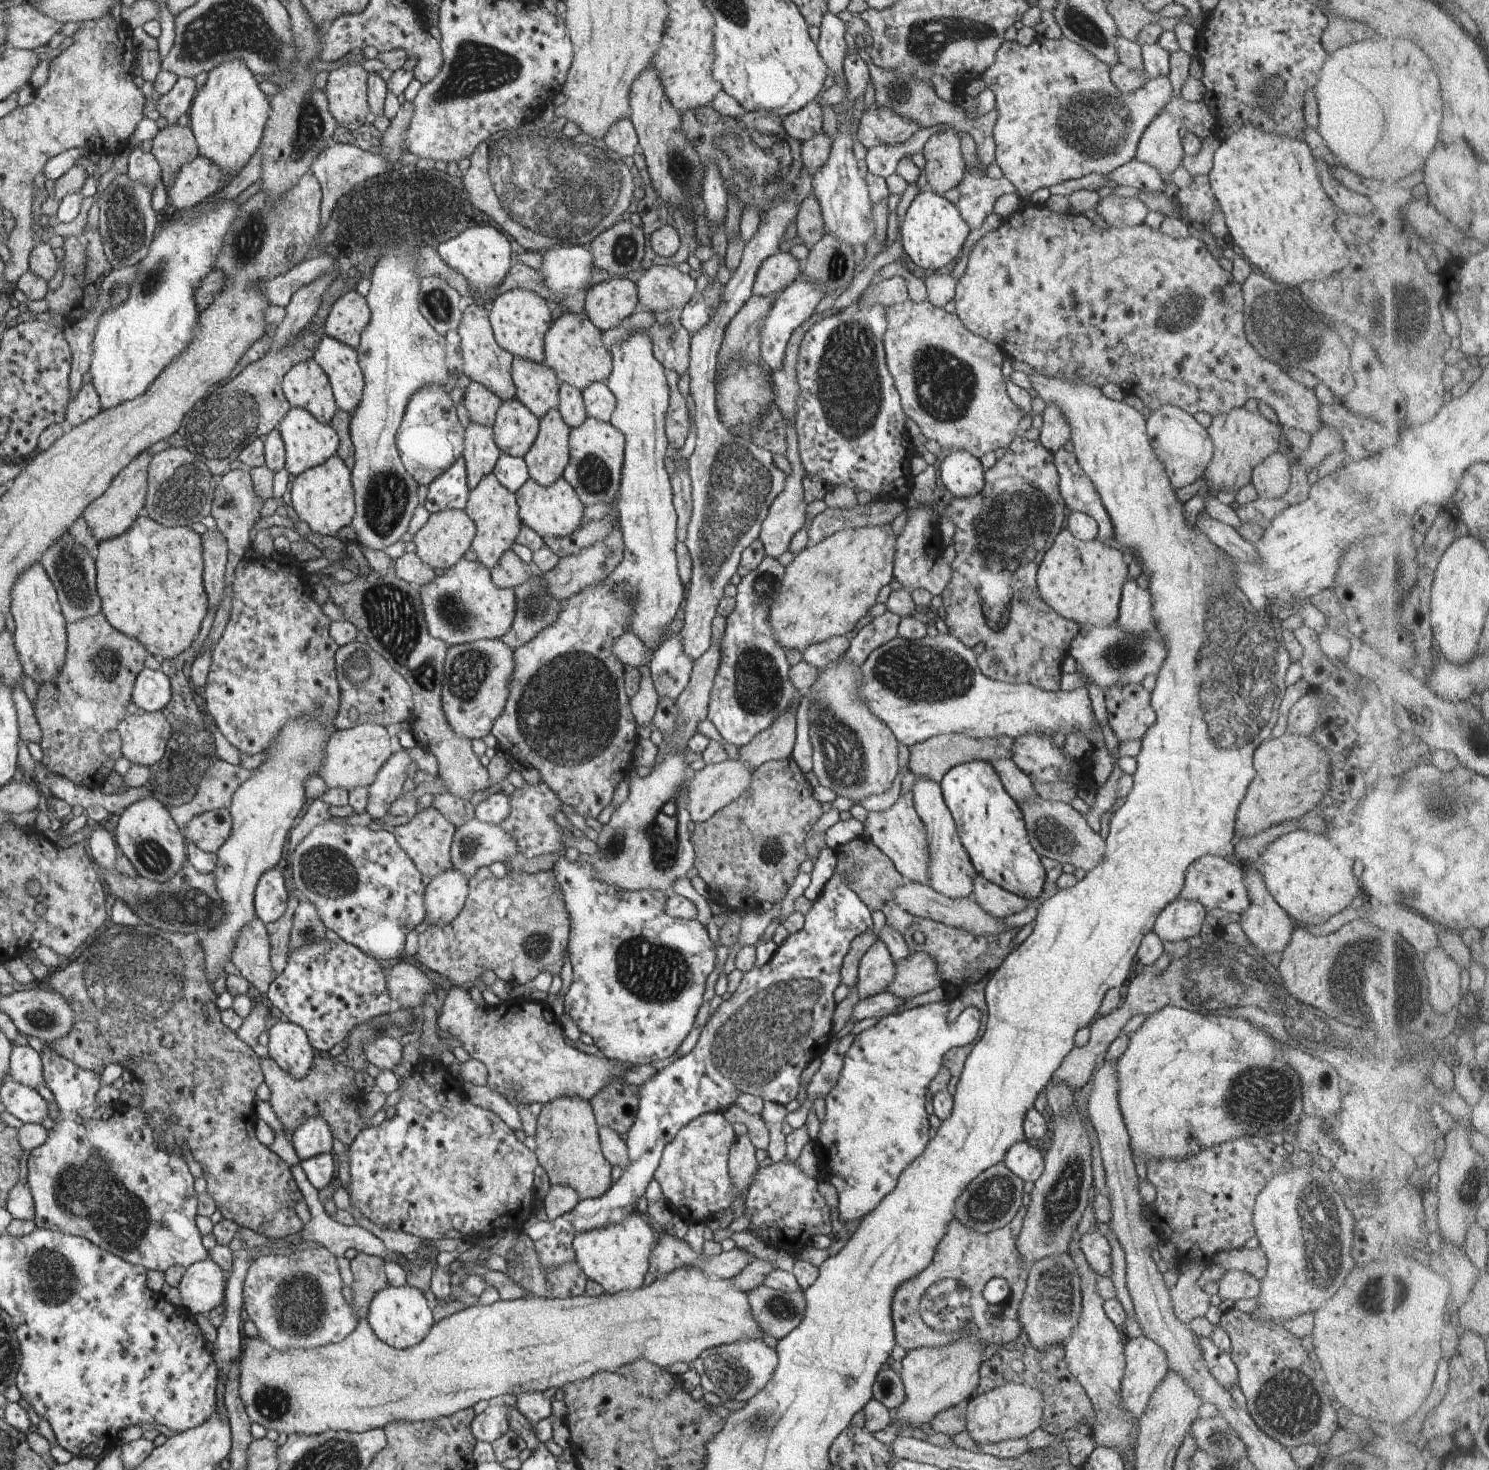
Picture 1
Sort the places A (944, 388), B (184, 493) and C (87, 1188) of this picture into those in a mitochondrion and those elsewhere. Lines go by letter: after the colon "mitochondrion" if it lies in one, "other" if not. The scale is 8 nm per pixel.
A: mitochondrion
B: mitochondrion
C: mitochondrion

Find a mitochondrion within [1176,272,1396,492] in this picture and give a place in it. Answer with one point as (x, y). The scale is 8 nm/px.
(1281, 324)

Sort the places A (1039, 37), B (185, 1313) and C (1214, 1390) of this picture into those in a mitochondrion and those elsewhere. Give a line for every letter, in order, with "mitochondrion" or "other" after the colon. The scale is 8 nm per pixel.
A: other
B: other
C: other

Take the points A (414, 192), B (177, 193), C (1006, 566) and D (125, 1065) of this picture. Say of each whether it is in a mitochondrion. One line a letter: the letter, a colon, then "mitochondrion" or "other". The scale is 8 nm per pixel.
A: mitochondrion
B: other
C: mitochondrion
D: other

